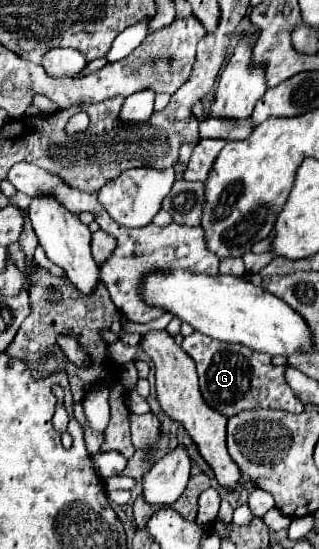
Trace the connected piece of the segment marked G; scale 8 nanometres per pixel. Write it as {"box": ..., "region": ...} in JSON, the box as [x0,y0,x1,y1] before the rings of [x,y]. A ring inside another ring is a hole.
{"box":[181,333,303,417],"region":[[[193,333],[183,339],[181,345],[197,365],[199,387],[205,403],[225,417],[233,417],[247,409],[283,409],[301,413],[303,403],[293,395],[283,379],[285,367],[273,367],[269,355],[255,353],[247,347],[233,347],[223,341],[213,341],[201,333]]]}

